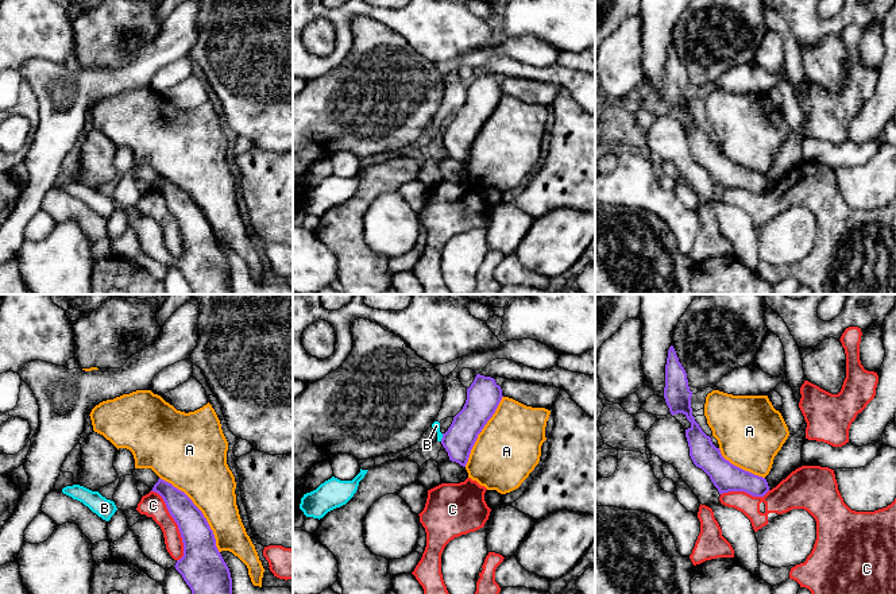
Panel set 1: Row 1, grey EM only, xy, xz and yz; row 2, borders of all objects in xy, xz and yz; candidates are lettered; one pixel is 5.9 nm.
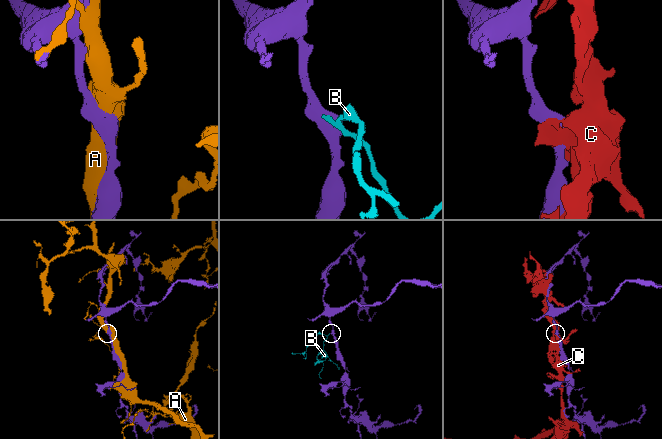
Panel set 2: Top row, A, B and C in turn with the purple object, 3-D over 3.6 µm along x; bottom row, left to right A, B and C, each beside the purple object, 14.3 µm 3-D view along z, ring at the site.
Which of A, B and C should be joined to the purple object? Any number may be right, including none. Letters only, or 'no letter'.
no letter

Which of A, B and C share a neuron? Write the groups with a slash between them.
A / B / C

